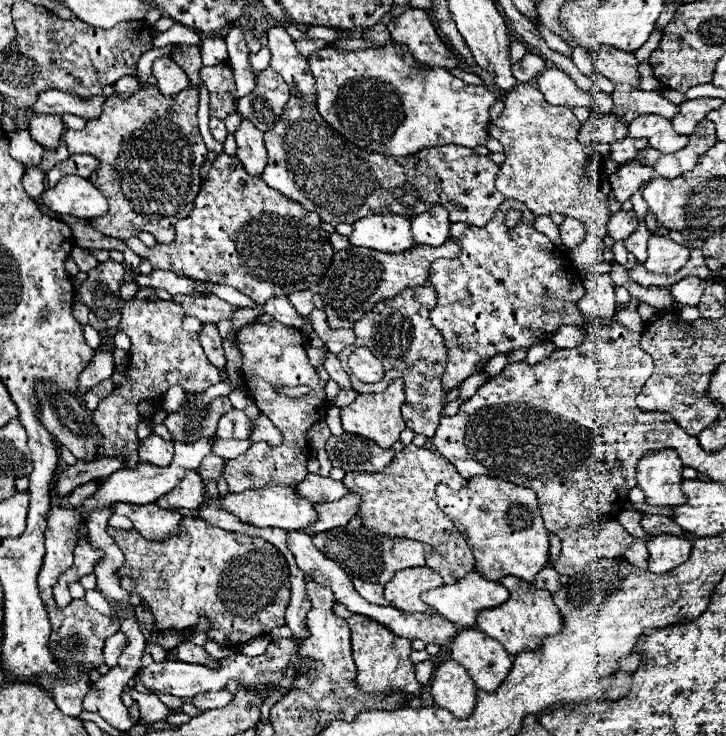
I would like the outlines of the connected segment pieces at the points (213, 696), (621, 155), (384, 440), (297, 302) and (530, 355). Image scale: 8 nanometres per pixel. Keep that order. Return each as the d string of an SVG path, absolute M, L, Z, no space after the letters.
M223 690L223 692L207 692L207 694L203 694L203 696L195 696L195 698L191 700L191 704L193 704L199 712L205 712L205 710L213 710L213 708L223 708L223 706L227 706L231 700L233 700L233 696L231 696L227 690Z
M627 136L627 138L623 138L623 140L611 144L611 158L613 158L617 164L627 164L627 162L635 160L637 152L643 150L643 148L647 148L647 146L649 146L647 140Z
M399 378L393 380L389 384L389 388L381 394L359 394L355 398L355 402L341 408L343 430L351 432L351 434L365 436L365 438L377 442L383 448L393 446L399 440L399 434L405 430L405 422L403 422L403 416L401 416L403 402L405 402L405 386L403 386L403 380L399 380Z
M295 292L295 294L291 294L289 296L289 300L291 300L291 304L297 308L297 312L303 316L303 320L305 320L305 324L301 326L301 330L303 332L313 332L313 328L311 328L311 312L315 310L315 304L313 304L313 292Z
M547 342L547 344L535 344L533 348L529 348L525 361L531 365L537 364L537 362L549 358L549 356L555 352L555 348L557 348L557 346L551 344L551 342Z

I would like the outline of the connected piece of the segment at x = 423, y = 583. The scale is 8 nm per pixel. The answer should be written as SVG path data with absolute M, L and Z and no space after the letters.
M423 566L423 568L411 568L411 570L399 570L387 584L385 584L385 598L401 608L403 612L425 612L431 614L435 610L431 610L431 606L423 604L421 600L421 592L429 590L429 588L437 588L441 586L443 580L441 576Z

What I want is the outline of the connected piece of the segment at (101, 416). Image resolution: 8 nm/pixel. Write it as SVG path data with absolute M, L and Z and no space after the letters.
M131 298L123 306L123 318L119 328L127 332L131 338L129 350L129 374L127 382L117 386L107 398L103 398L93 412L93 422L99 426L103 434L101 442L101 456L127 456L127 468L139 462L137 456L137 404L141 400L159 400L169 386L179 384L185 392L205 390L211 384L221 382L221 372L203 356L203 348L199 342L199 334L187 332L183 328L185 313L182 307L175 302L165 300L139 300Z

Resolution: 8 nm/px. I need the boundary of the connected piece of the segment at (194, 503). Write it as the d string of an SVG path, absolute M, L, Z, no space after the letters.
M187 472L177 488L157 500L161 508L199 508L203 502L203 484L197 472Z

